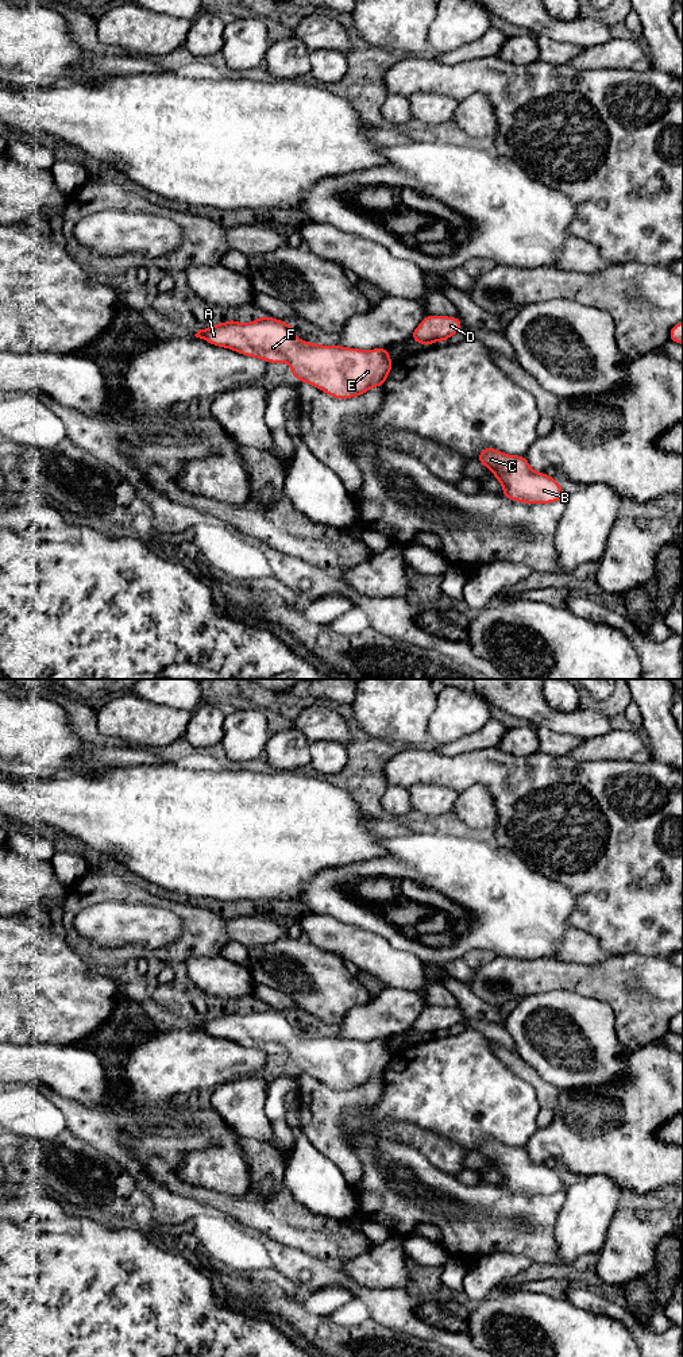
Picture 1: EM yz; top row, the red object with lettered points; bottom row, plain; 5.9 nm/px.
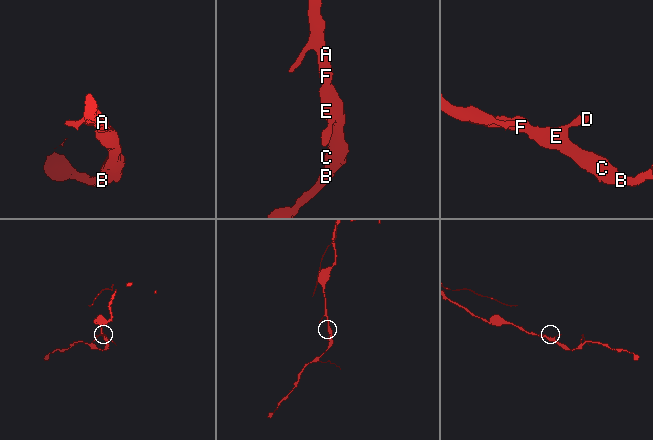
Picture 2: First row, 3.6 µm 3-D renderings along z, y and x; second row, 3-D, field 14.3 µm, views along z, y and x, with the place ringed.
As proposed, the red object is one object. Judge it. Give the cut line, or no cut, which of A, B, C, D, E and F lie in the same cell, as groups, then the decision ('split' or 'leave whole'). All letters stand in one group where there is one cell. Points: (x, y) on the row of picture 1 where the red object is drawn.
no cut; A B C D E F; leave whole

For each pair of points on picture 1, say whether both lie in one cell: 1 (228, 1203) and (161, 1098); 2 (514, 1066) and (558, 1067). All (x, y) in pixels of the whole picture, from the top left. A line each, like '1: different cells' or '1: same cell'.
1: different cells
2: different cells

